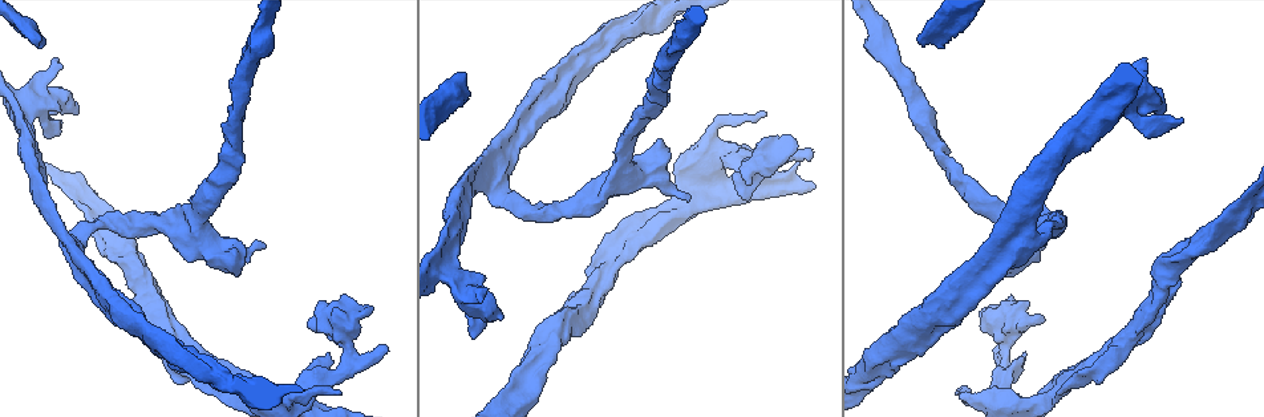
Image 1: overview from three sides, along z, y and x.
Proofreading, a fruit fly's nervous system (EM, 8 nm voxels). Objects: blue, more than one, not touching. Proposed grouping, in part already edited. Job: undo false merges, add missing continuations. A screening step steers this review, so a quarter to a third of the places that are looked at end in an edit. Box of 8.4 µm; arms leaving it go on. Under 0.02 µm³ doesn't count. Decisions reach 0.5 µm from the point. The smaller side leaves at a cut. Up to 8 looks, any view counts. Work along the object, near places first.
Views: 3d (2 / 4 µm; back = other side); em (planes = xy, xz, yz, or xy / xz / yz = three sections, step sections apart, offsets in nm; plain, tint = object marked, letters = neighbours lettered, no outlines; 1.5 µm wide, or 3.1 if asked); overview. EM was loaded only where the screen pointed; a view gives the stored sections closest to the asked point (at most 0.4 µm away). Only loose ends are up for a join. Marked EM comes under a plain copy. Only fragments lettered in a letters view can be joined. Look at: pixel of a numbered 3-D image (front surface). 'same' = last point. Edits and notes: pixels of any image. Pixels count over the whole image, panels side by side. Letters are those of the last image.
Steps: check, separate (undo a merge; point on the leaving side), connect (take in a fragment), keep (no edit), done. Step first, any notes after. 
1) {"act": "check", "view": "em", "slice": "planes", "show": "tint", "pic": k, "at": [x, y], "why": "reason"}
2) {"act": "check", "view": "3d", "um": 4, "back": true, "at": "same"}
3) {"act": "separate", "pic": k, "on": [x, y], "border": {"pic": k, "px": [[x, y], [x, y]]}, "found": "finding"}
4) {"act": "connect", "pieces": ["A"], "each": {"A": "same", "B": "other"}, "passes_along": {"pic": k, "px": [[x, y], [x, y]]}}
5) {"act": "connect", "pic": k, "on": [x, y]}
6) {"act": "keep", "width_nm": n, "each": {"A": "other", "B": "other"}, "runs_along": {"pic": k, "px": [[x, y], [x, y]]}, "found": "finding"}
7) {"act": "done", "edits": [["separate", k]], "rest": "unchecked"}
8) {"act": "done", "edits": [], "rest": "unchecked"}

{"act": "check", "view": "3d", "um": 2, "pic": 1, "at": [38, 44], "why": "free end"}

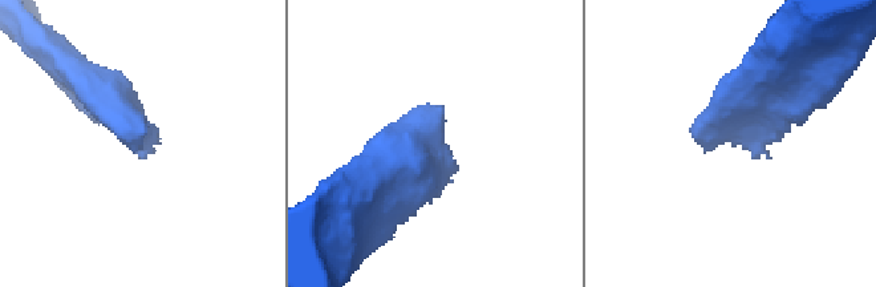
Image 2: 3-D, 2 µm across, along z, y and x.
{"act": "check", "view": "em", "slice": "xy", "step": 8, "show": "letters", "pic": 2, "at": [435, 124], "why": "now the EM"}

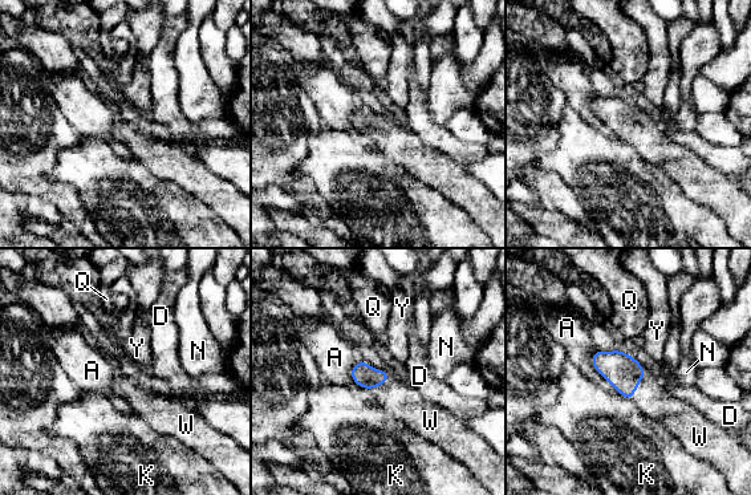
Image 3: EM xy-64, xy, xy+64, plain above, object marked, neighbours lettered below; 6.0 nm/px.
{"act": "connect", "pic": 3, "on": [652, 397], "width_nm": 140, "each": {"A": "other", "D": "other", "K": "other", "N": "other", "Q": "other", "W": "same", "Y": "other"}, "passes_along": {"pic": 3, "px": [[621, 370], [637, 385], [652, 397]]}, "found": "the neuron continues"}

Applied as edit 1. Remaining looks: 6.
{"act": "check", "view": "overview"}

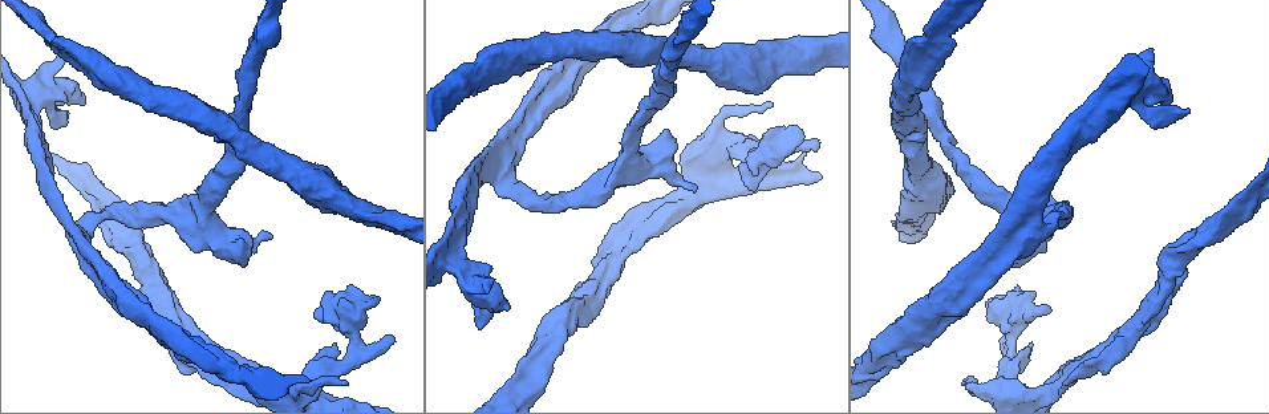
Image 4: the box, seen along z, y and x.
{"act": "check", "view": "em", "slice": "xz", "step": 8, "show": "tint", "pic": 4, "at": [487, 289], "why": "an open end"}

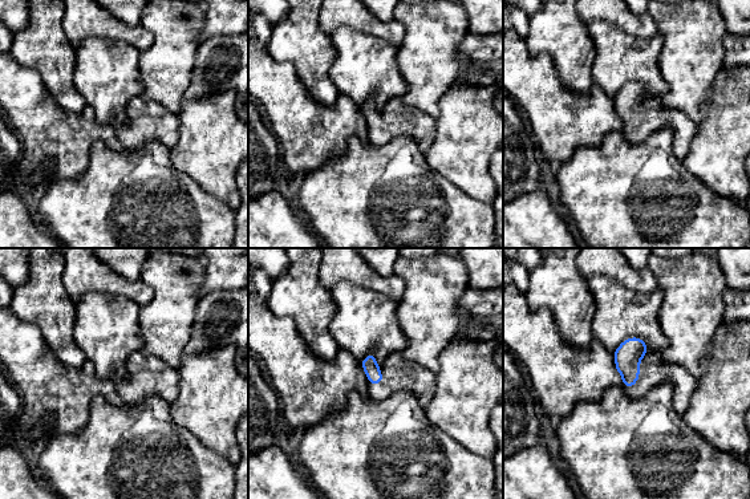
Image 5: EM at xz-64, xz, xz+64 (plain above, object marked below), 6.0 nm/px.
{"act": "check", "view": "em", "slice": "planes", "show": "letters", "at": "same"}

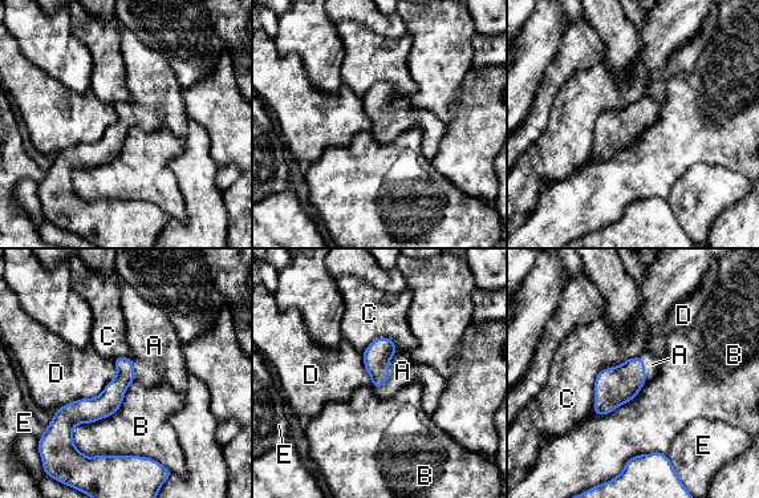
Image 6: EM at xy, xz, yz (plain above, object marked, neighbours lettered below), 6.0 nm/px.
{"act": "connect", "pic": 6, "on": [402, 371], "width_nm": 140, "longest_contact_nm": ["B", 550], "each": {"A": "same", "B": "other", "C": "other", "D": "other", "E": "other"}, "found": "it goes on there"}

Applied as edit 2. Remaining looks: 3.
{"act": "check", "view": "em", "slice": "planes", "show": "letters", "pic": 4, "at": [1001, 343], "why": "an open end"}

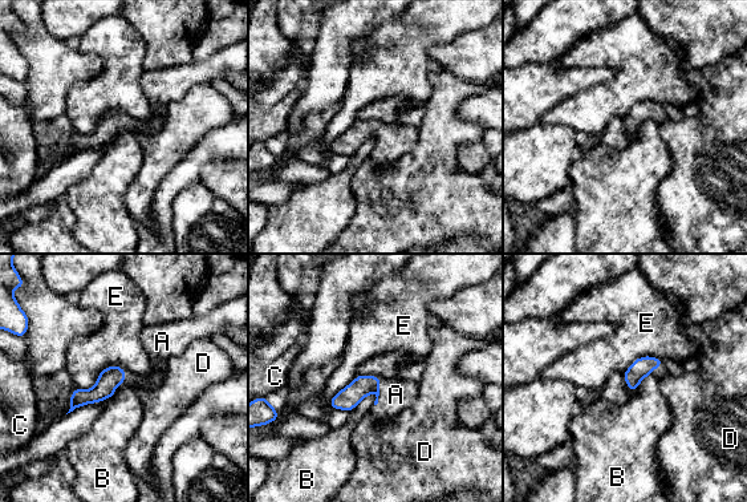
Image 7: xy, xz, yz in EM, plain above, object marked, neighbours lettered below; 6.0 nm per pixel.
{"act": "connect", "pic": 7, "on": [396, 395], "longest_contact_nm": ["E", 320], "each": {"A": "same", "B": "other", "C": "other", "D": "other", "E": "other"}, "passes_along": {"pic": 7, "px": [[362, 385], [378, 392], [396, 395]]}, "found": "the neuron continues"}

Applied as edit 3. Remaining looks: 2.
{"act": "done", "edits": [["connect", 3], ["connect", 6], ["connect", 7]], "rest": "unchecked"}

